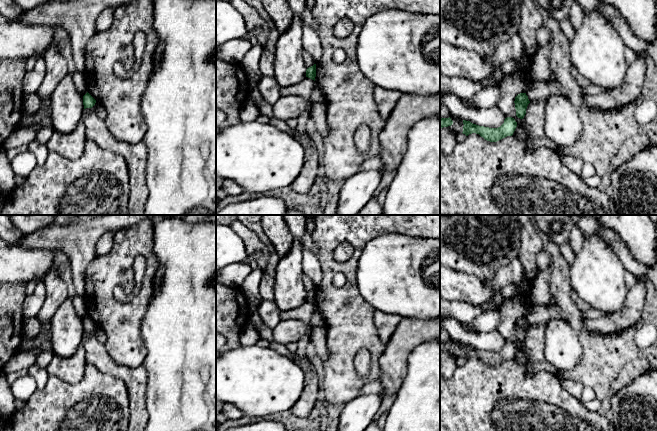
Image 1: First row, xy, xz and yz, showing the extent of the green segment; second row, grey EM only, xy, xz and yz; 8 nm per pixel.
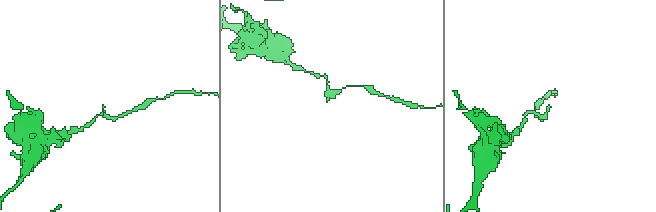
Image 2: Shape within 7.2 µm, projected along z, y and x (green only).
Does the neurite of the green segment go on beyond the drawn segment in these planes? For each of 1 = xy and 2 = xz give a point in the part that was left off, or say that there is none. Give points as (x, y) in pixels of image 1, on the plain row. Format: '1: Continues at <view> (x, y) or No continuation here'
1: No continuation here
2: No continuation here

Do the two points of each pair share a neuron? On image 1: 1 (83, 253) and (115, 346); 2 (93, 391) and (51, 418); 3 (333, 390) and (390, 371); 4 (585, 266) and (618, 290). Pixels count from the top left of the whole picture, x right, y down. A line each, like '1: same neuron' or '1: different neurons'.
1: different neurons
2: same neuron
3: different neurons
4: same neuron

